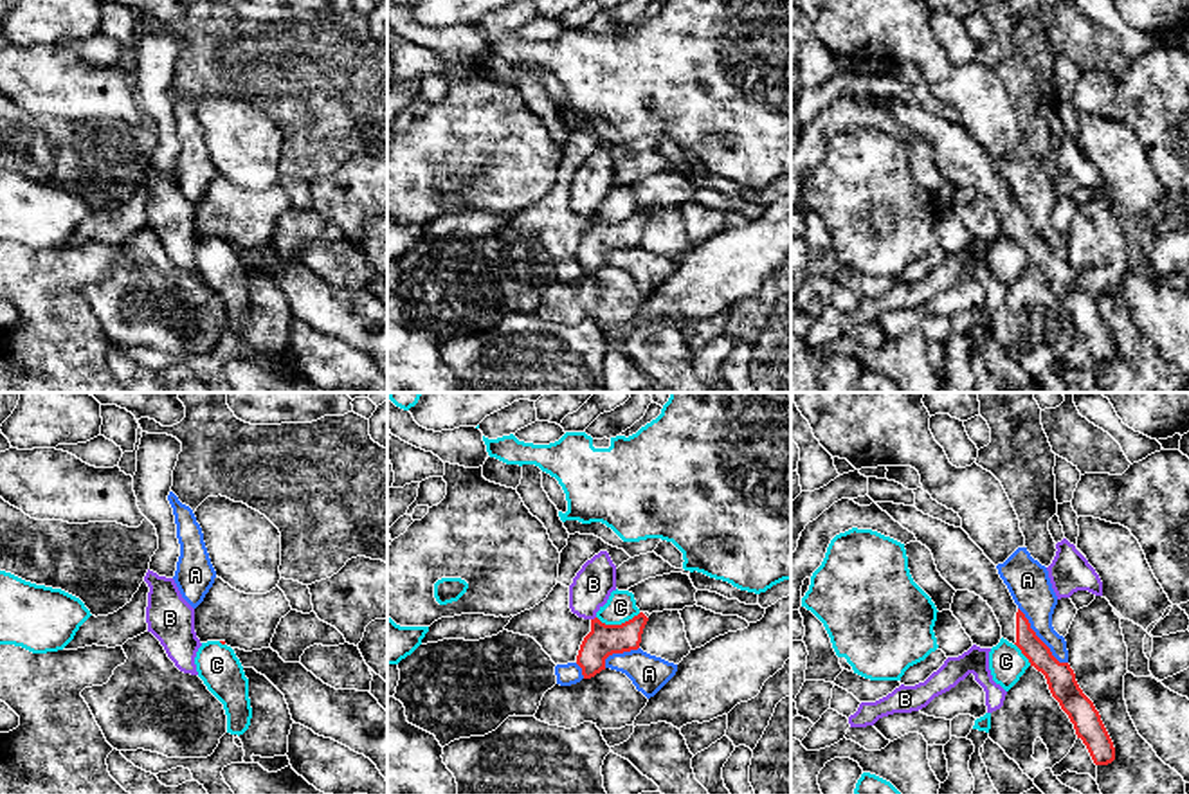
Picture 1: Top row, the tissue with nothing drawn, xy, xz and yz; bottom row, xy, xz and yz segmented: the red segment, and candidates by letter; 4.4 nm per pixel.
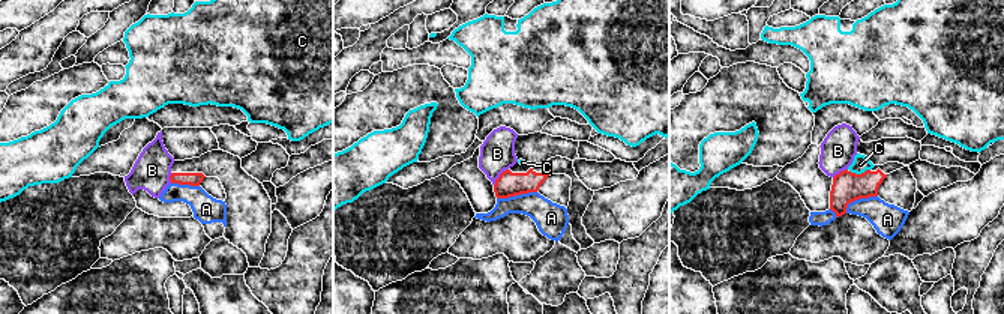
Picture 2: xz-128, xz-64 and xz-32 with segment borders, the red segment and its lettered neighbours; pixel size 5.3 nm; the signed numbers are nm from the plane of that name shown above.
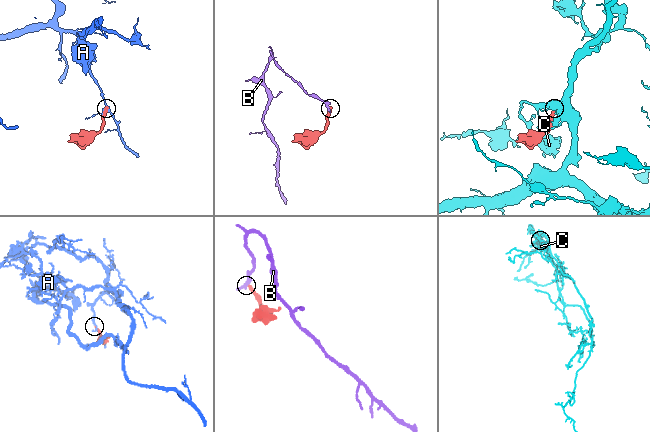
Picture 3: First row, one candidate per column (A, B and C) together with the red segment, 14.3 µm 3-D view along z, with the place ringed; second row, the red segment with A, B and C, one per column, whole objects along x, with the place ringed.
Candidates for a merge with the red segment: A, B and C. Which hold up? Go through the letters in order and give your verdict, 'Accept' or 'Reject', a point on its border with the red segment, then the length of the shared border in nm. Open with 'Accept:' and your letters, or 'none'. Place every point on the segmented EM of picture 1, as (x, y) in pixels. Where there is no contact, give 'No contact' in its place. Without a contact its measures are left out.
Accept: none
A: Reject. Touches red at yz (1038, 638). Shared border 340 nm
B: Reject. Touches red at xz (595, 618). Shared border 30 nm
C: Reject. Touches red at xz (618, 625). Shared border 200 nm

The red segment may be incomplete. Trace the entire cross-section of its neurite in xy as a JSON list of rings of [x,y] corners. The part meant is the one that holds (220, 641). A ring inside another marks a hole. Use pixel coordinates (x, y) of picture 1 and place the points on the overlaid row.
[[[214,578],[204,601],[195,609],[200,643],[220,641],[245,652],[268,648],[279,621],[292,610],[285,592],[245,594]]]

